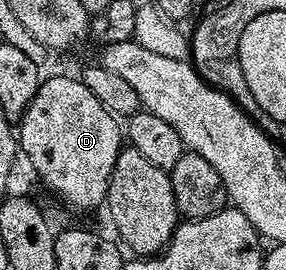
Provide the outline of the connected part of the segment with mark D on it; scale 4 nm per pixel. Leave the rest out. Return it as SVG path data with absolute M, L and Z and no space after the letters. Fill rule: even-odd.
M51 77L40 84L37 95L27 105L17 125L17 145L27 156L35 173L71 209L95 209L107 200L107 188L117 163L117 155L125 148L125 129L120 118L115 117L97 100L97 95L85 87L81 79Z

